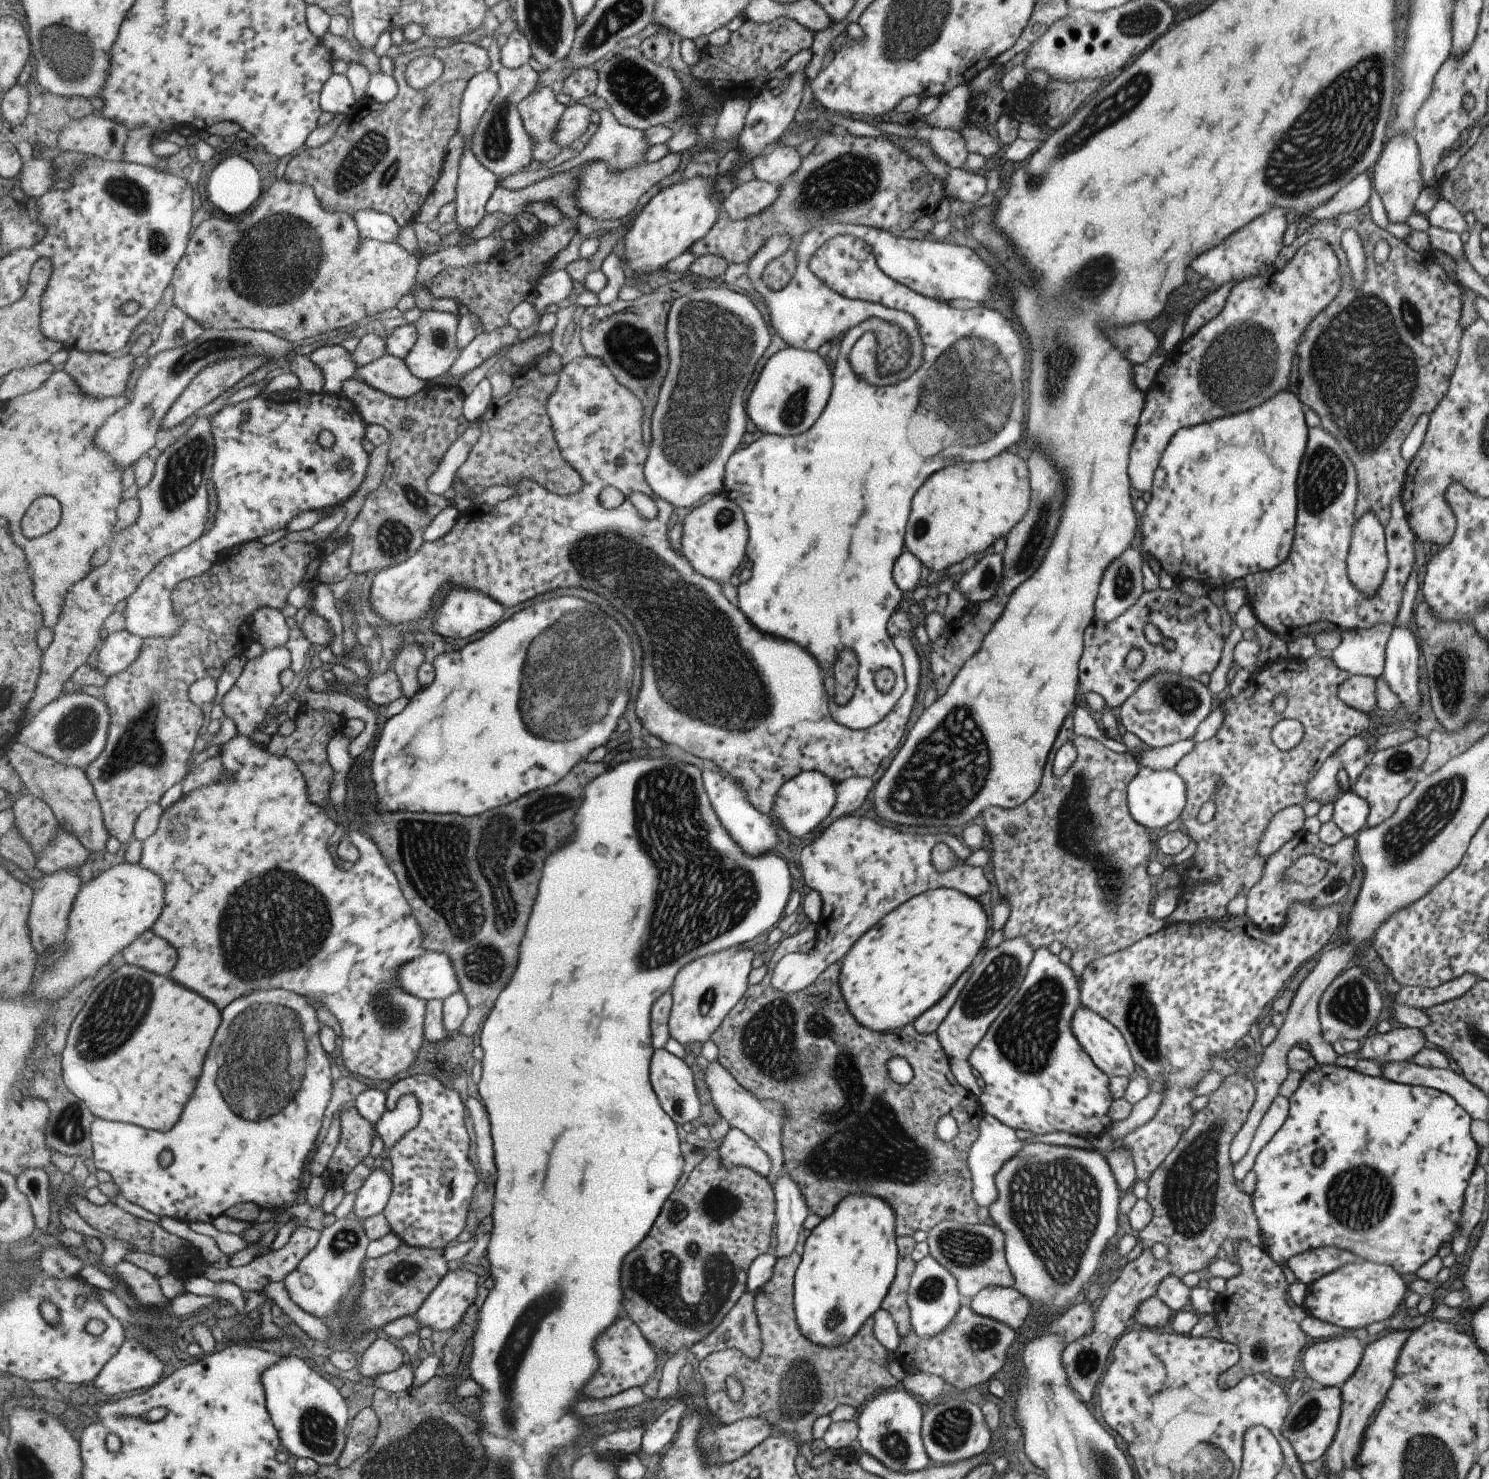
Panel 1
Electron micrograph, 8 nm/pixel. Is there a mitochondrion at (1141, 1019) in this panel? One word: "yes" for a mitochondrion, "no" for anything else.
yes

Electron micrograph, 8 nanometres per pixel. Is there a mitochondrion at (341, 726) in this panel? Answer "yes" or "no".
no

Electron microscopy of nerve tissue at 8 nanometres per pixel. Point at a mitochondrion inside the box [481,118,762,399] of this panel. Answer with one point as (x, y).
(633, 350)

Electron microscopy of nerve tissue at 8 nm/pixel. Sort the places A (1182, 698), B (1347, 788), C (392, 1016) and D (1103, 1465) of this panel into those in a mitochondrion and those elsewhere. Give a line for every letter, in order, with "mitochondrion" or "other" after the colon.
A: mitochondrion
B: other
C: mitochondrion
D: mitochondrion

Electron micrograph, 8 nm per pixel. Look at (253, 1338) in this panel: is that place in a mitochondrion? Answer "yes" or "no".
no

